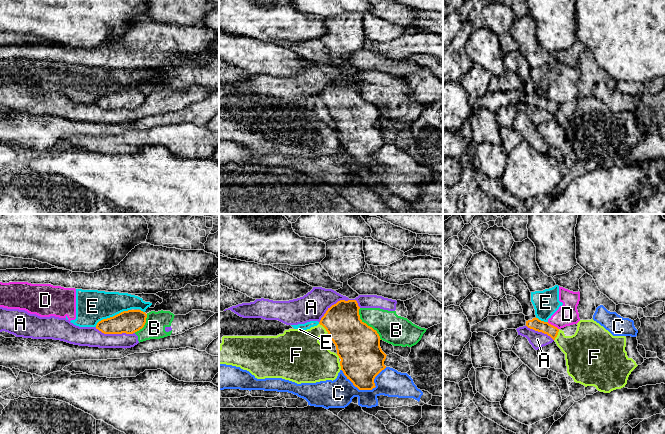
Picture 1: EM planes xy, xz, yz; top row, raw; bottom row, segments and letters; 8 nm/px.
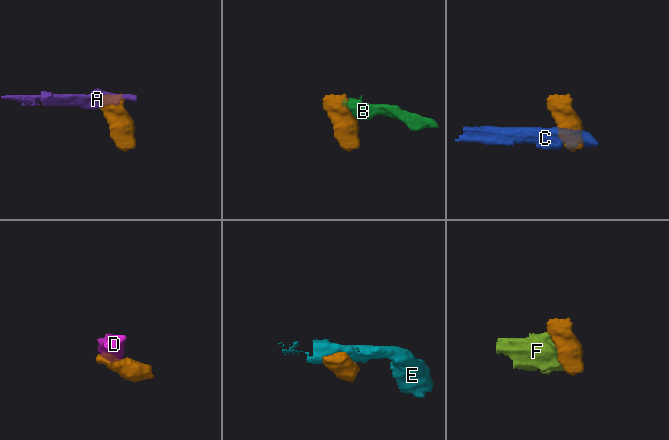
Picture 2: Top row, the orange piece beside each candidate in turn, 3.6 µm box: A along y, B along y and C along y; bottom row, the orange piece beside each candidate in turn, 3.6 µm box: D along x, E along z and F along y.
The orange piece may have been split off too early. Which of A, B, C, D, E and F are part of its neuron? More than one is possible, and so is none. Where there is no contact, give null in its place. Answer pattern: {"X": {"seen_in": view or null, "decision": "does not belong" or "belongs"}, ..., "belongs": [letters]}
{"A": {"seen_in": "xz", "decision": "does not belong"}, "B": {"seen_in": "xz", "decision": "does not belong"}, "C": {"seen_in": "xz", "decision": "does not belong"}, "D": {"seen_in": "yz", "decision": "does not belong"}, "E": {"seen_in": "xy", "decision": "does not belong"}, "F": {"seen_in": "yz", "decision": "does not belong"}, "belongs": []}

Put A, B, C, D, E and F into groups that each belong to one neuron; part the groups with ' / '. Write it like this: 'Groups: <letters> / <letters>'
Groups: A B / C / D E / F

